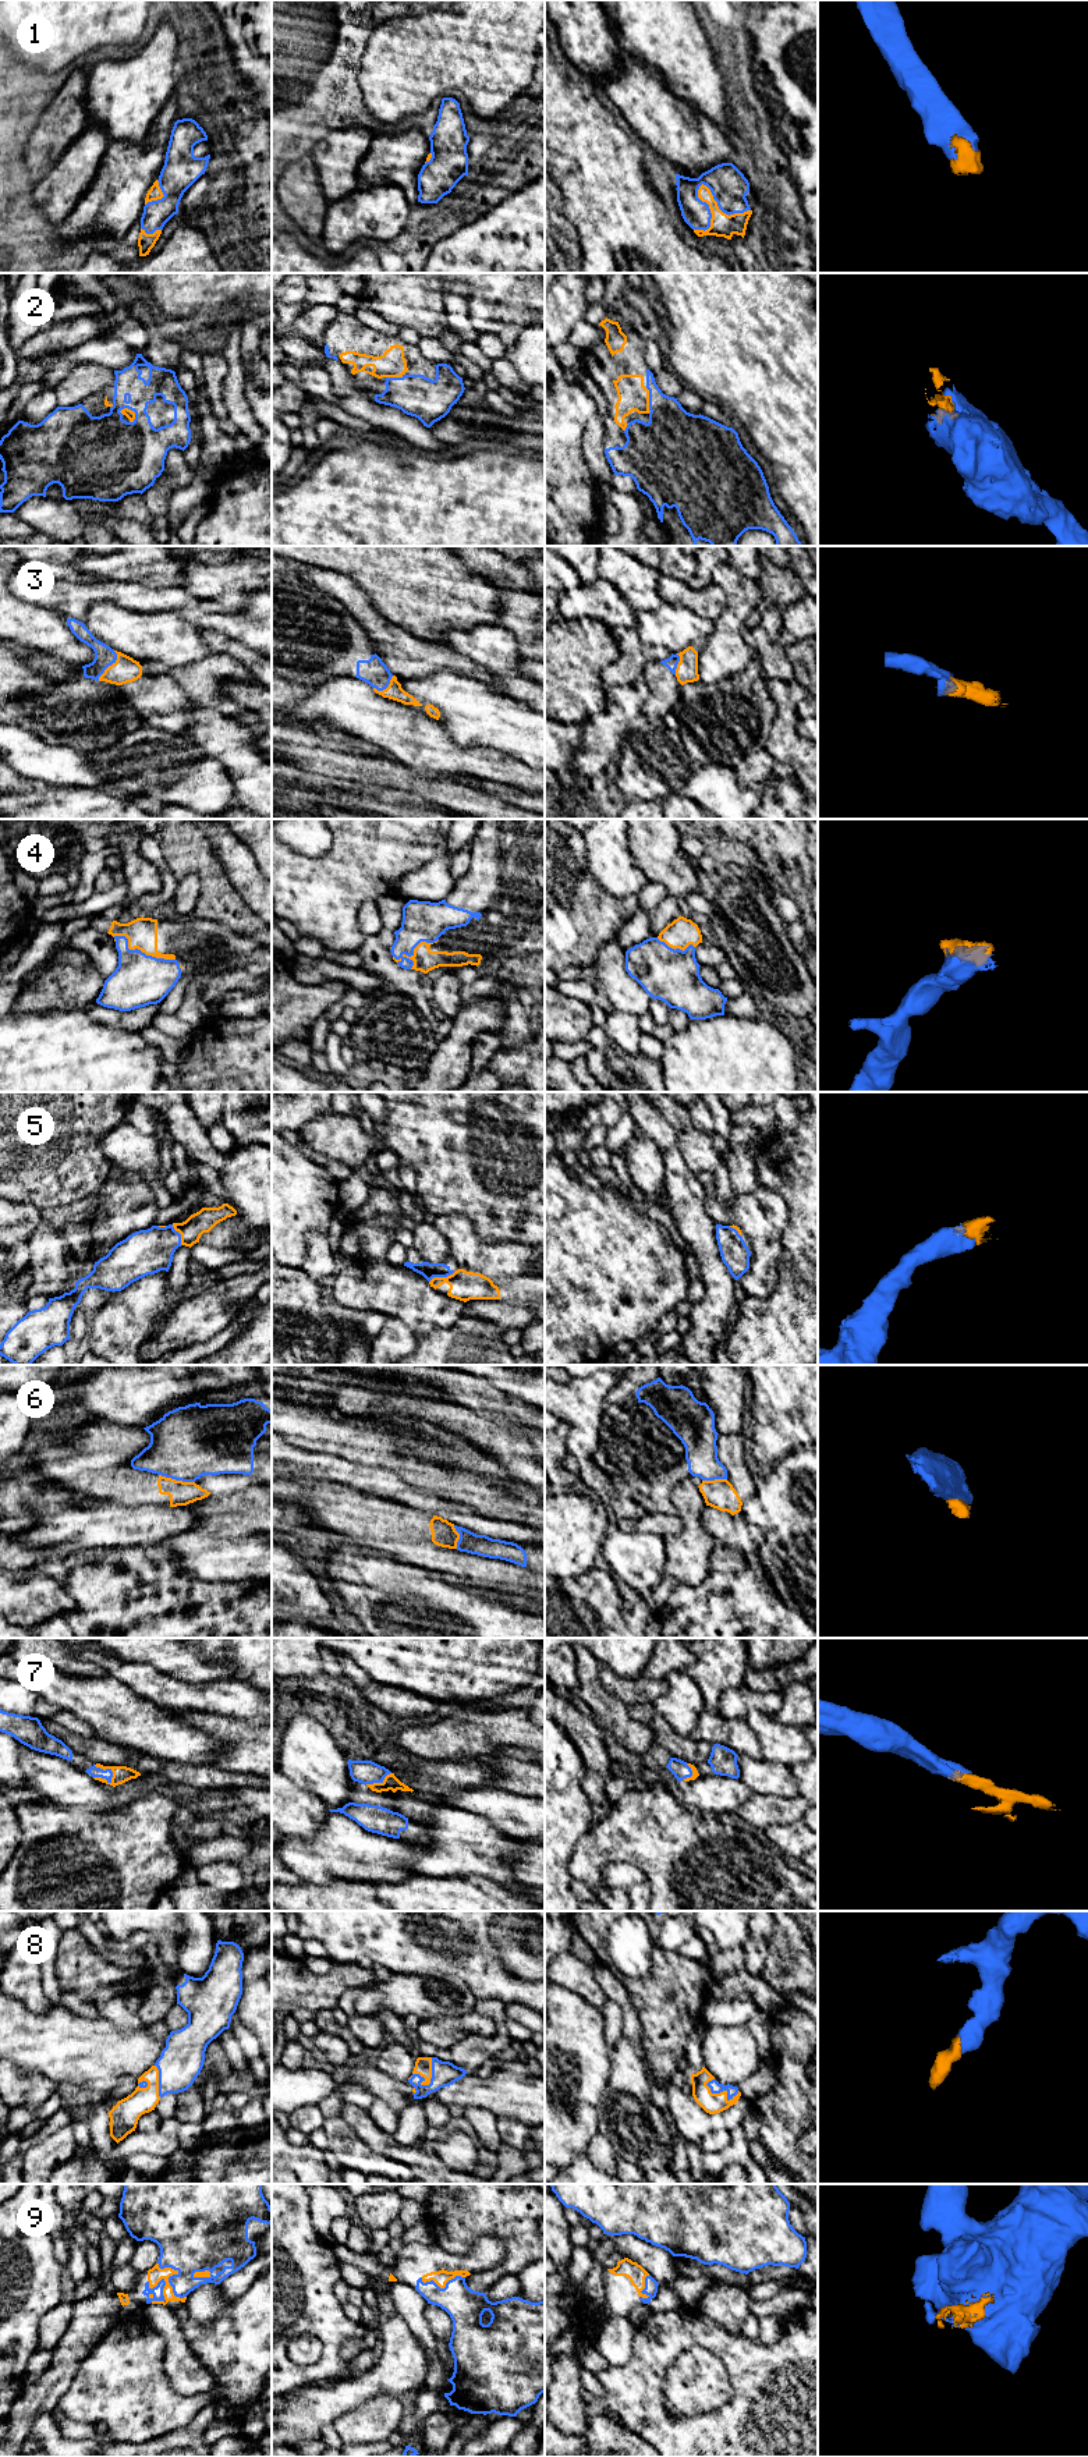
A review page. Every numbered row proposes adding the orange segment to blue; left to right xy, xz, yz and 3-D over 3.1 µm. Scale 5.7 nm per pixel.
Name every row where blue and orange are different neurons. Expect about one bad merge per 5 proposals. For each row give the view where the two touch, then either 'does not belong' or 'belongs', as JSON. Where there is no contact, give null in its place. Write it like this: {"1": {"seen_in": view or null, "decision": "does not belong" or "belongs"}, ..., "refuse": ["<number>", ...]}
{"1": {"seen_in": "yz", "decision": "belongs"}, "2": {"seen_in": "xy", "decision": "belongs"}, "3": {"seen_in": "xy", "decision": "belongs"}, "4": {"seen_in": "xy", "decision": "belongs"}, "5": {"seen_in": "xz", "decision": "belongs"}, "6": {"seen_in": "xy", "decision": "does not belong"}, "7": {"seen_in": "xy", "decision": "belongs"}, "8": {"seen_in": "xz", "decision": "belongs"}, "9": {"seen_in": "xy", "decision": "belongs"}, "refuse": ["6"]}

